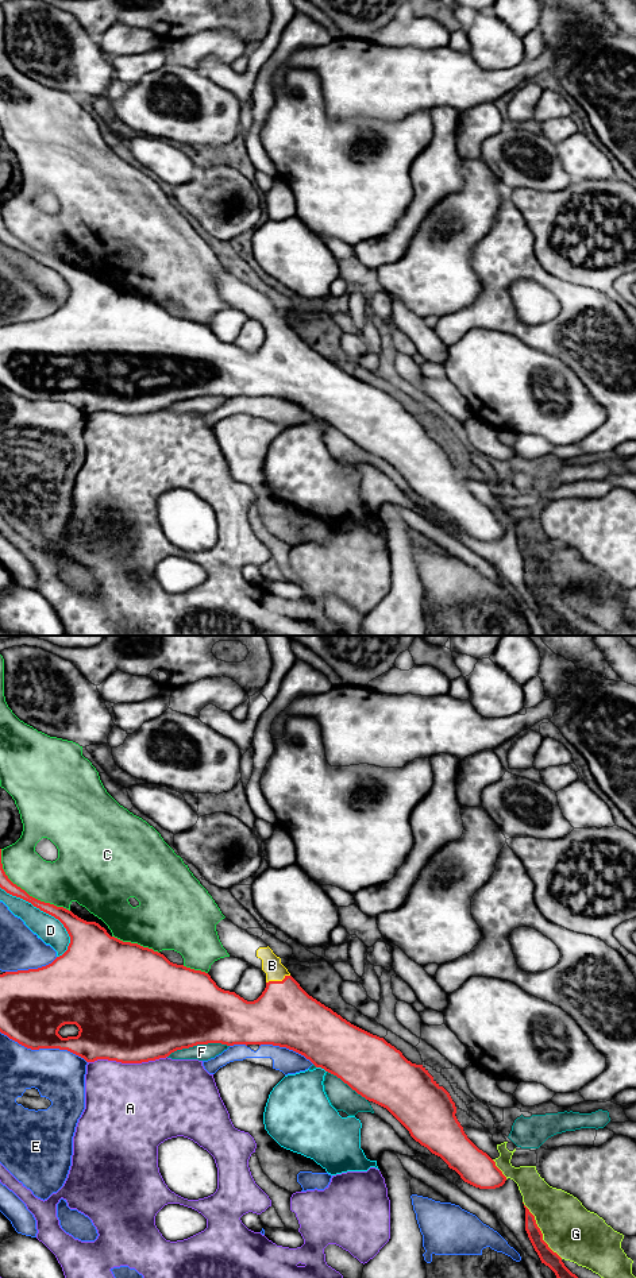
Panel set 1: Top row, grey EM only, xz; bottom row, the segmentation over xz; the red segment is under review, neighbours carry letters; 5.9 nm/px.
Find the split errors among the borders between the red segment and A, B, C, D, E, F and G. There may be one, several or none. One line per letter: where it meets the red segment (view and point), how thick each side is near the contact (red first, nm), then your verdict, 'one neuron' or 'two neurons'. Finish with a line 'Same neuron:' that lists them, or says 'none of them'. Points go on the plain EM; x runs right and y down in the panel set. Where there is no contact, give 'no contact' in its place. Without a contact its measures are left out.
A: meets red in xz at (127, 414); 500 nm thick on the red side, 500 nm on the other; two neurons
B: meets red in xz at (277, 334); 380 nm thick on the red side, 120 nm on the other; one neuron
C: meets red in xz at (23, 242); 80 nm thick on the red side, 260 nm on the other; two neurons
D: meets red in xz at (47, 265); 160 nm thick on the red side, 160 nm on the other; two neurons
E: meets red in xz at (43, 400); 400 nm thick on the red side, 300 nm on the other; two neurons
F: meets red in xz at (197, 396); 500 nm thick on the red side, 100 nm on the other; two neurons
G: meets red in xz at (540, 583); 90 nm thick on the red side, 320 nm on the other; two neurons
Same neuron: B

